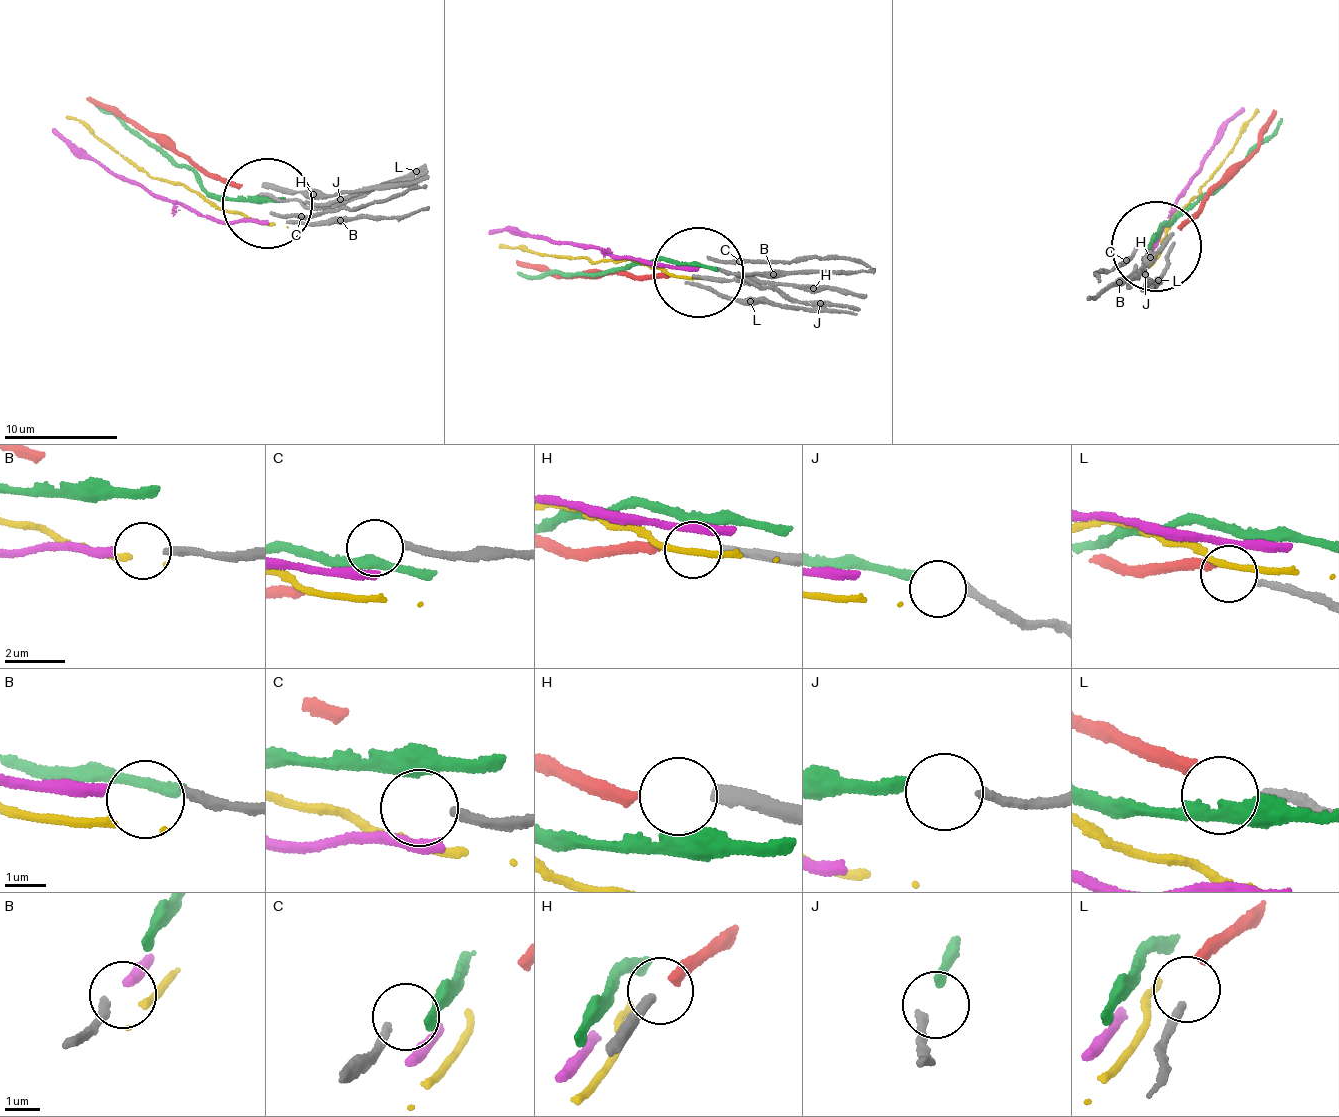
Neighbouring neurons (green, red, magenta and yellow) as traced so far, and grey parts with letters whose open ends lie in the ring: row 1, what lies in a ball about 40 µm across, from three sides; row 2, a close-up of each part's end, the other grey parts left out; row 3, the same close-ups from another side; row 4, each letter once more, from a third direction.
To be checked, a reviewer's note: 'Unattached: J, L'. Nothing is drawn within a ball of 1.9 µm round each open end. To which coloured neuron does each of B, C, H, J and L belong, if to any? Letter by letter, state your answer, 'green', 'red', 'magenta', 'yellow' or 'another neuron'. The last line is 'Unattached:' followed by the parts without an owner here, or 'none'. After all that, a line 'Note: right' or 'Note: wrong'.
B: magenta
C: another neuron
H: red
J: green
L: another neuron
Unattached: C, L
Note: wrong

